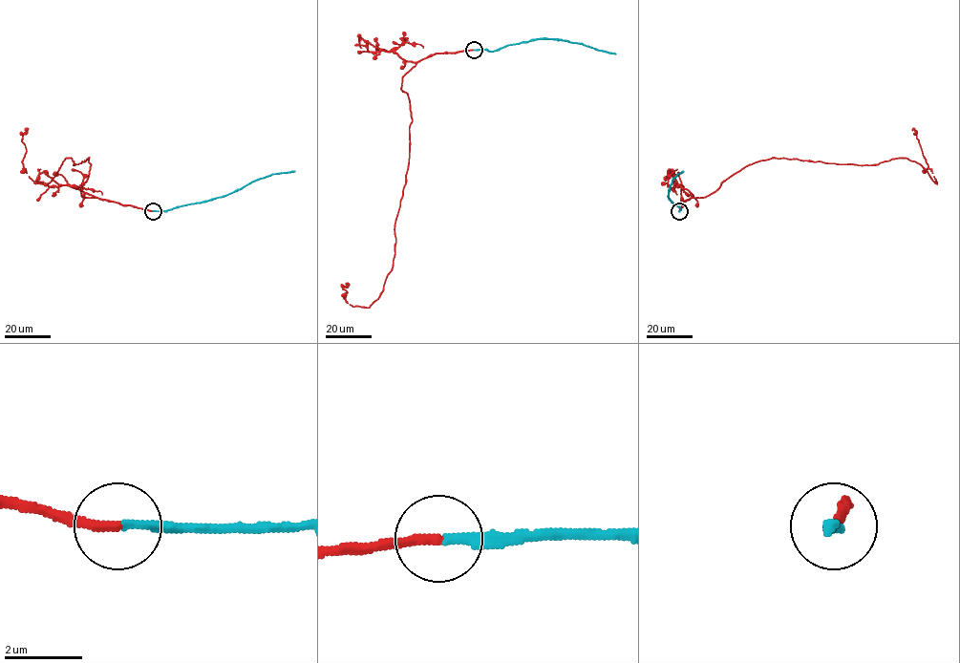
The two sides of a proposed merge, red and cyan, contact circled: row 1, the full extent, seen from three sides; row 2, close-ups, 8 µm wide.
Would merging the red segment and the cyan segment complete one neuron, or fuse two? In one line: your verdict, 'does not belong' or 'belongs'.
belongs

